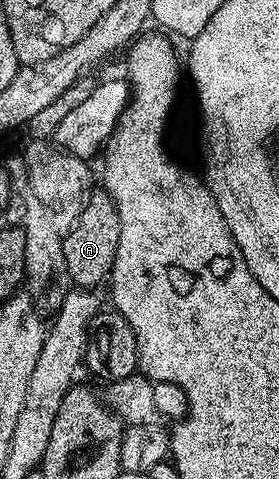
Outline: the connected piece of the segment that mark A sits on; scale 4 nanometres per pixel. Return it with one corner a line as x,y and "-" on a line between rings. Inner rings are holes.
98,191
98,193
90,192
88,194
86,203
84,208
81,209
81,215
77,219
76,222
71,226
71,228
64,234
64,241
62,243
63,255
66,257
66,271
68,280
73,280
72,283
76,288
79,289
86,289
86,290
96,290
99,285
103,284
105,281
108,282
110,280
112,271
113,271
113,264
115,263
115,251
119,247
119,231
121,230
121,220
119,219
119,211
115,207
115,203
112,199
110,199
109,194
104,191

